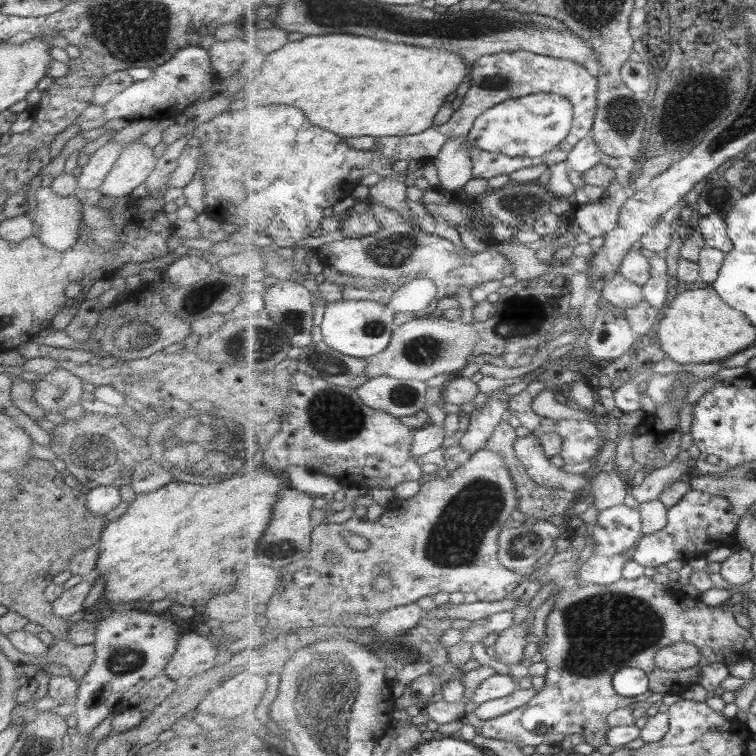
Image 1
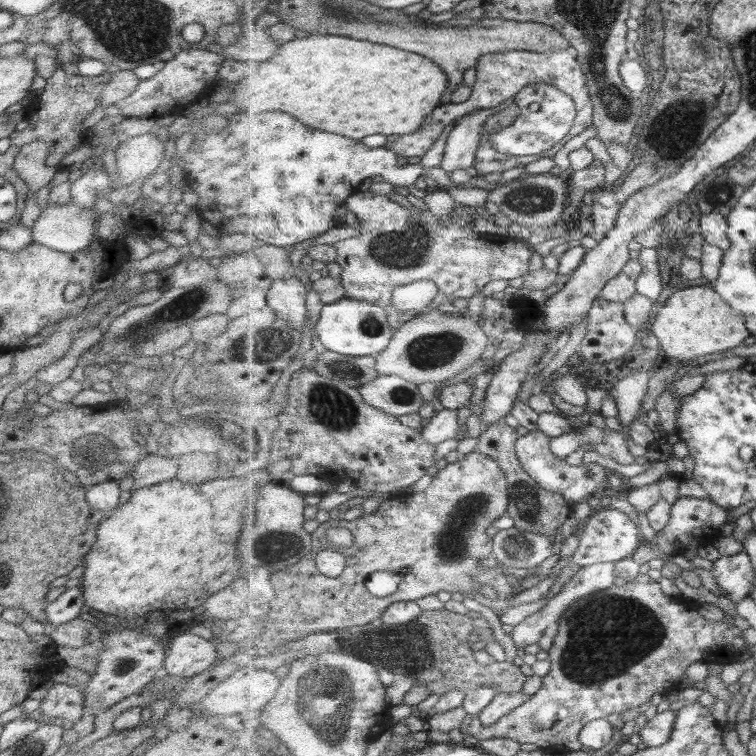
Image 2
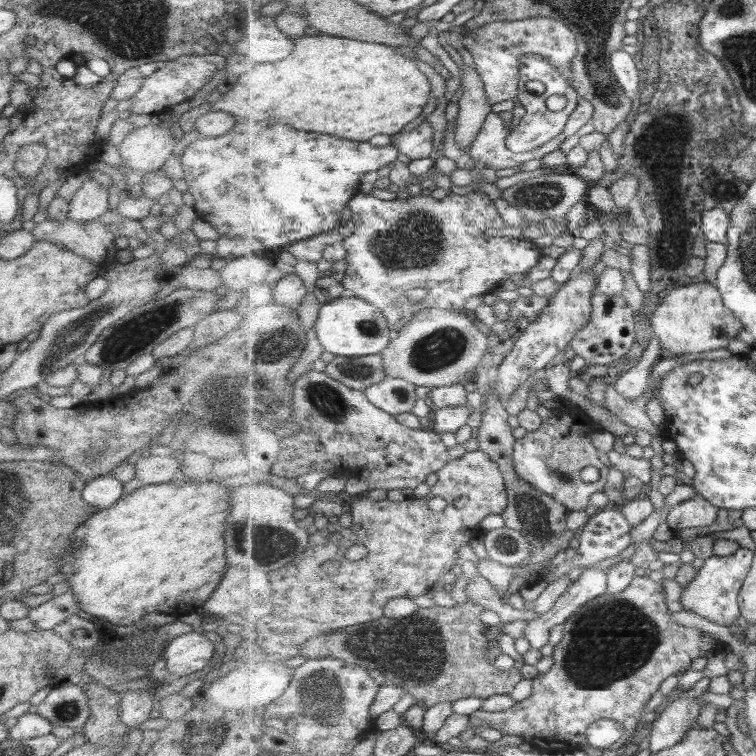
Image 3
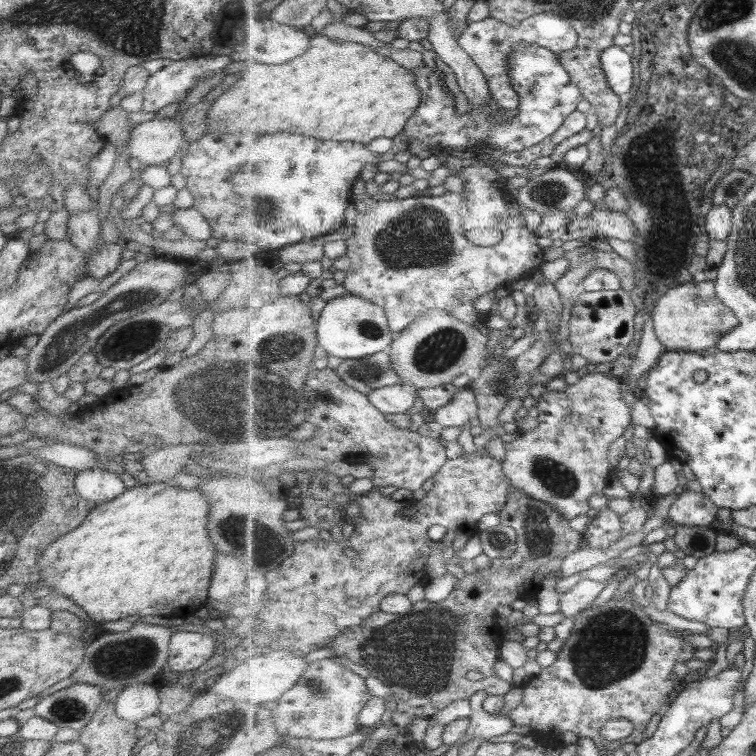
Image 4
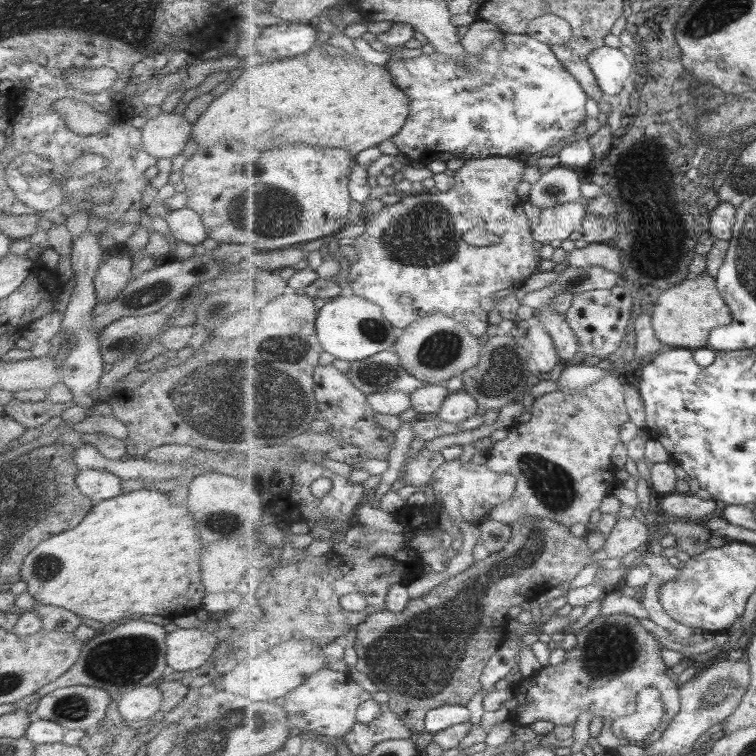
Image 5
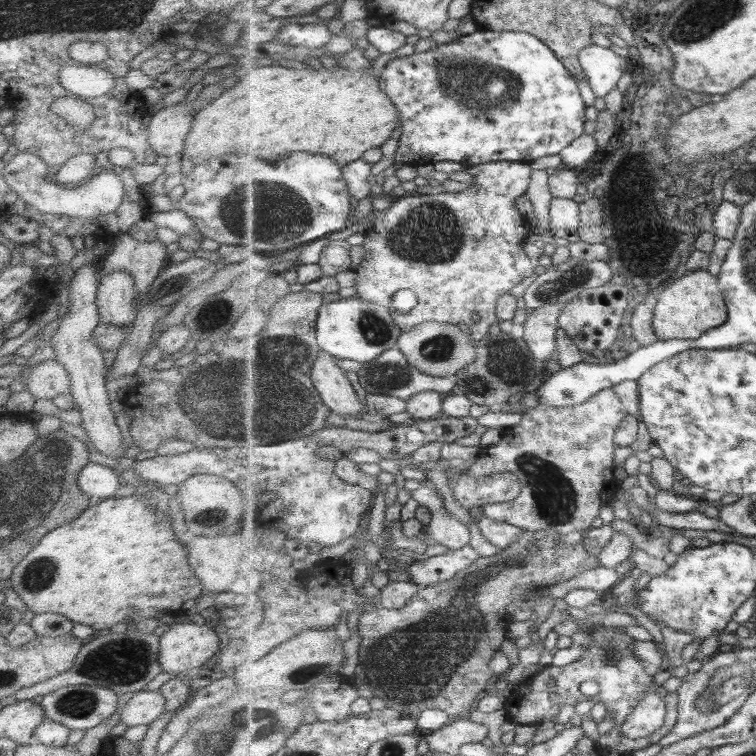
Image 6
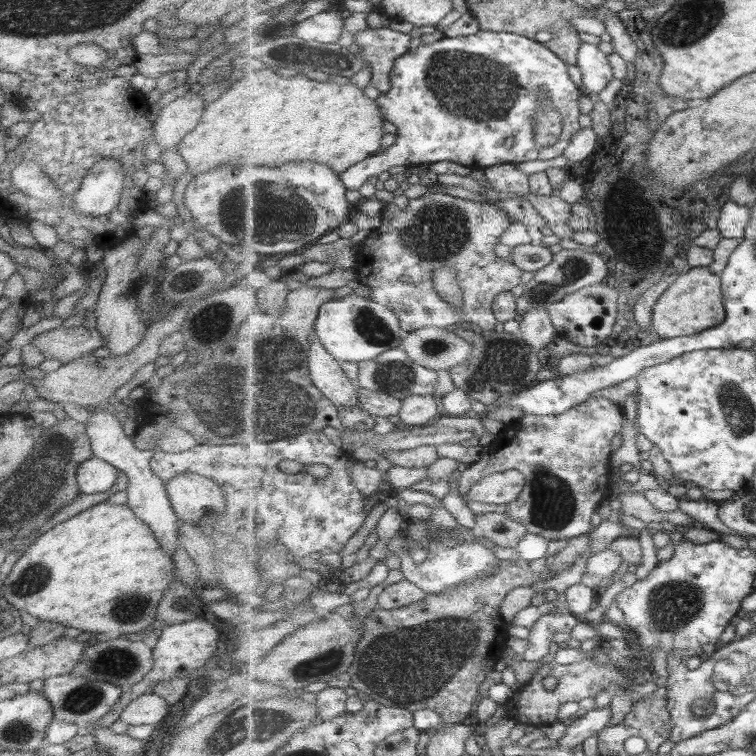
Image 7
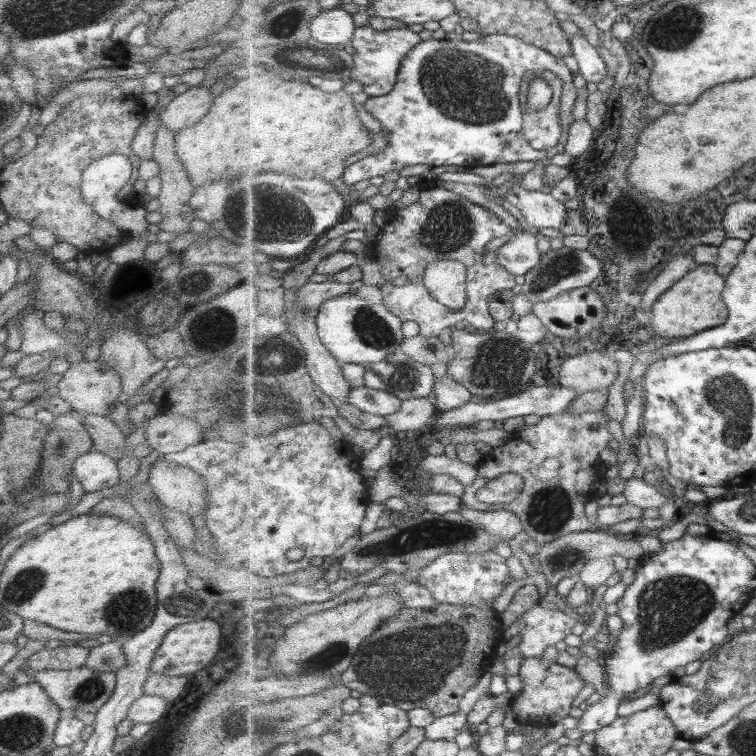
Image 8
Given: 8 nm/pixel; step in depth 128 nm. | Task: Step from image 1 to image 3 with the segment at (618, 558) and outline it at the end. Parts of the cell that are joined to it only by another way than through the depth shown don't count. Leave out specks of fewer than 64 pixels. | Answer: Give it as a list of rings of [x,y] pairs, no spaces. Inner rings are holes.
[[[583,569],[580,577],[571,583],[548,612],[531,619],[523,630],[523,637],[531,649],[539,650],[549,642],[547,630],[565,624],[569,617],[594,598],[607,594],[607,571]]]

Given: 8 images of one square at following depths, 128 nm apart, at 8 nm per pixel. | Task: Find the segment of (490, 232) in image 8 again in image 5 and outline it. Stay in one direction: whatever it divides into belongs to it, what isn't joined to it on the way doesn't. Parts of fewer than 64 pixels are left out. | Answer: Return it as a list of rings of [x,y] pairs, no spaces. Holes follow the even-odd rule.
[[[513,158],[469,160],[455,172],[454,186],[448,191],[409,193],[393,205],[384,205],[364,222],[364,232],[352,244],[358,253],[357,262],[348,271],[353,294],[377,303],[383,310],[399,308],[401,296],[409,294],[413,298],[413,322],[441,312],[463,323],[475,337],[484,338],[489,330],[489,312],[499,303],[493,294],[505,288],[520,289],[537,272],[535,238],[521,207],[521,198],[517,196],[517,186],[523,181],[526,168],[525,163]],[[481,222],[487,222],[491,232],[501,232],[501,242],[482,247],[467,244],[463,232]]]

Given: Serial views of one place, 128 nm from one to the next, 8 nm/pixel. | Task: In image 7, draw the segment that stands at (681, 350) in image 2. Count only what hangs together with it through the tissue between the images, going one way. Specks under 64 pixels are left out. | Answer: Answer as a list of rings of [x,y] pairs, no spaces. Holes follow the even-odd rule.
[[[705,266],[691,268],[687,273],[680,275],[673,286],[659,298],[659,302],[656,302],[652,334],[663,338],[696,335],[697,332],[718,327],[726,319],[726,314],[724,287],[720,275]]]

